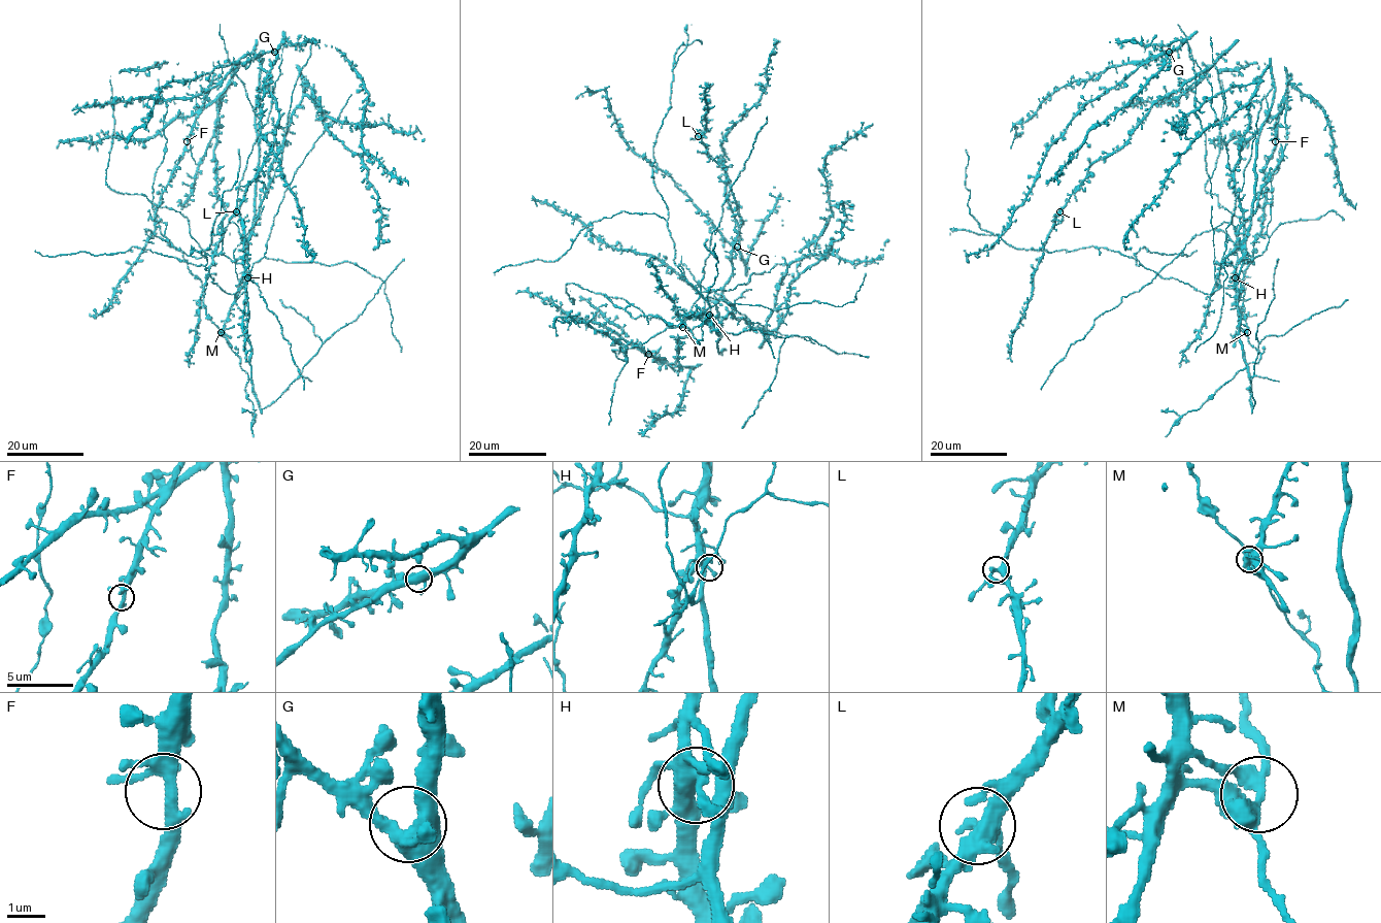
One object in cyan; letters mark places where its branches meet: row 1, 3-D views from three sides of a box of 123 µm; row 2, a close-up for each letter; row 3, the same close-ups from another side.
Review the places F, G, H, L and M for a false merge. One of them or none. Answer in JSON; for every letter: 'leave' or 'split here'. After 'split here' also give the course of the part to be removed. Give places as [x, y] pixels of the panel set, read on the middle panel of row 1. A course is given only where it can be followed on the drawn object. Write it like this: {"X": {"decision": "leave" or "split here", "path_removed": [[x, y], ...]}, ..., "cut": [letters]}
{"F": {"decision": "leave"}, "G": {"decision": "leave"}, "H": {"decision": "leave"}, "L": {"decision": "leave"}, "M": {"decision": "split here", "path_removed": [[682, 327], [688, 328], [697, 339], [702, 339], [701, 327], [710, 311], [707, 295], [717, 275], [715, 243]]}, "cut": ["M"]}

